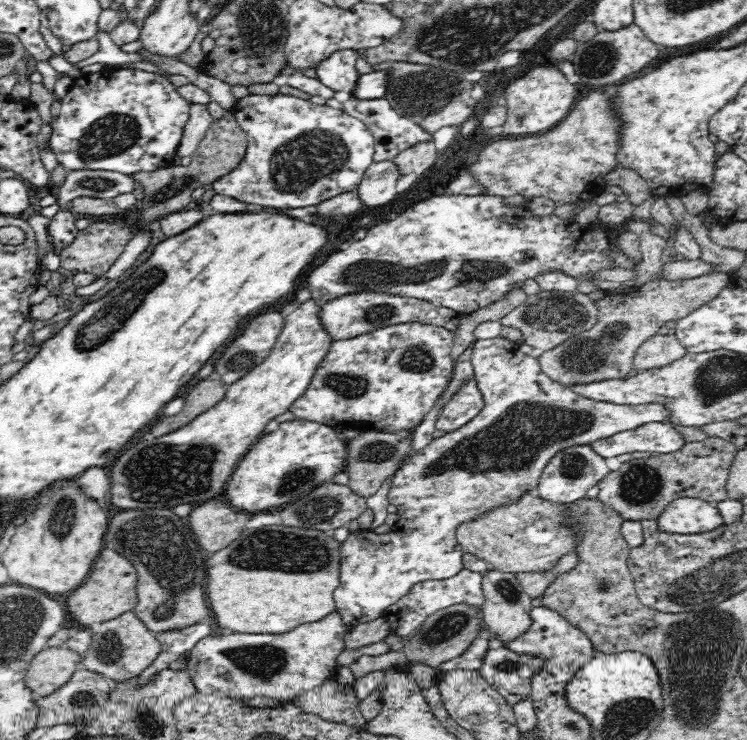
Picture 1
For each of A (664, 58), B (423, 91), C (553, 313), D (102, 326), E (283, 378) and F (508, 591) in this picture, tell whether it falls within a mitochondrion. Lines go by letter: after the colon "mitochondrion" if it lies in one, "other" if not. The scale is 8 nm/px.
A: other
B: mitochondrion
C: mitochondrion
D: mitochondrion
E: other
F: mitochondrion

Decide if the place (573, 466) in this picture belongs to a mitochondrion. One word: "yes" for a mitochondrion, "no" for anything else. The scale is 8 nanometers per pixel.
yes

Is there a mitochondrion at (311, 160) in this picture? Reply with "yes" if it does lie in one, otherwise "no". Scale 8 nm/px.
yes

